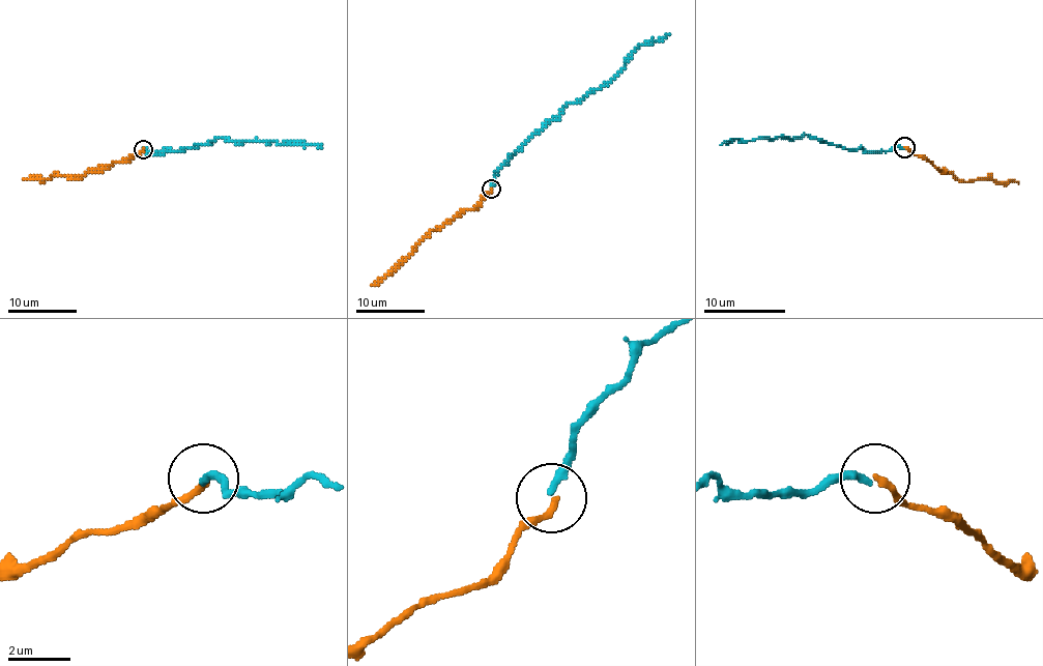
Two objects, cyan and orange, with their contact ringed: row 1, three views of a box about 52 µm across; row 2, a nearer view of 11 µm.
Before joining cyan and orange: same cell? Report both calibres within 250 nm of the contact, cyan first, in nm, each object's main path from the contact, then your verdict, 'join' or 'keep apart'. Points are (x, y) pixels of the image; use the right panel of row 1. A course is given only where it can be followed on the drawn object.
240 nm thick on the cyan side, 240 nm on the other; cyan runs (904, 149), (842, 149), (804, 135), (791, 139), (739, 139), (720, 145); orange runs (904, 147), (965, 181), (1018, 183); join

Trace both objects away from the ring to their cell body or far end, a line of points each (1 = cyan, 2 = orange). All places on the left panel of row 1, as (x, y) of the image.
1: (142, 150), (185, 150), (221, 139), (317, 144), (322, 147)
2: (142, 149), (126, 160), (76, 178), (24, 179)

